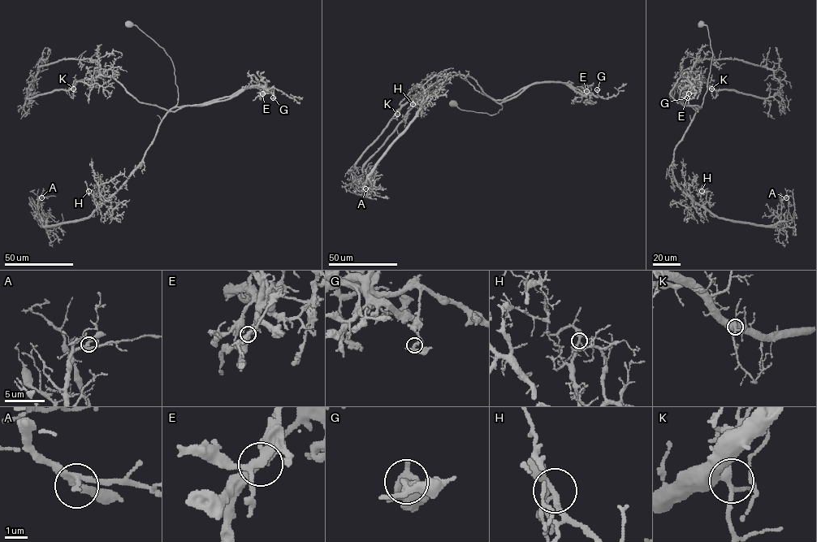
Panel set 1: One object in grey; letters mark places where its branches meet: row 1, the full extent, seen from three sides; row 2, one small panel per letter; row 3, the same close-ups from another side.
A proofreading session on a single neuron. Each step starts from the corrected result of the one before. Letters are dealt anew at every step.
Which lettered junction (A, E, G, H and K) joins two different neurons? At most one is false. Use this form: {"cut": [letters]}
{"cut": ["E"]}

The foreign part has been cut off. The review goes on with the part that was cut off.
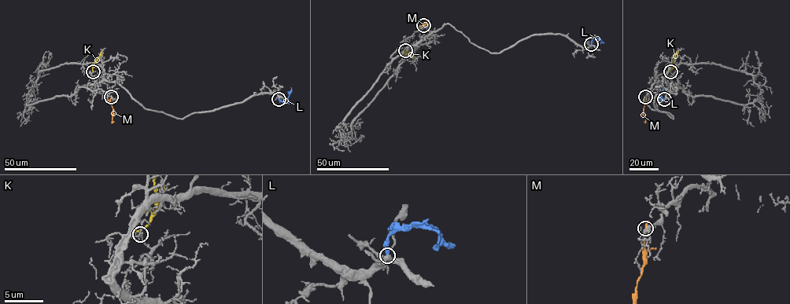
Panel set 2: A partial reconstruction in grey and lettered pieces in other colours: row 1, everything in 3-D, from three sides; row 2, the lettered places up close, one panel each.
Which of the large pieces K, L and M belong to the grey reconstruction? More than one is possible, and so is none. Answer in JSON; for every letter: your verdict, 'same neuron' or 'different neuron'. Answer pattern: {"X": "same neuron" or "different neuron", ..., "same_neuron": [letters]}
{"K": "different neuron", "L": "same neuron", "M": "different neuron", "same_neuron": ["L"]}

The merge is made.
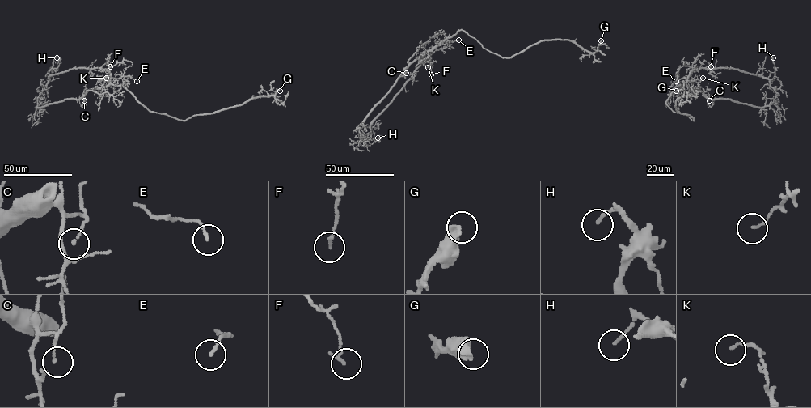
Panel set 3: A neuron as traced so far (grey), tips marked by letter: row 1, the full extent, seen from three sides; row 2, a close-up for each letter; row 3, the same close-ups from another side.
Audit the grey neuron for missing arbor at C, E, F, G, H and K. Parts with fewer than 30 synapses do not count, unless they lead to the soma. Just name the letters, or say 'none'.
none

